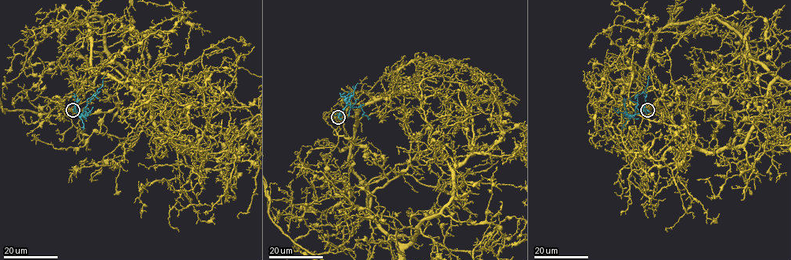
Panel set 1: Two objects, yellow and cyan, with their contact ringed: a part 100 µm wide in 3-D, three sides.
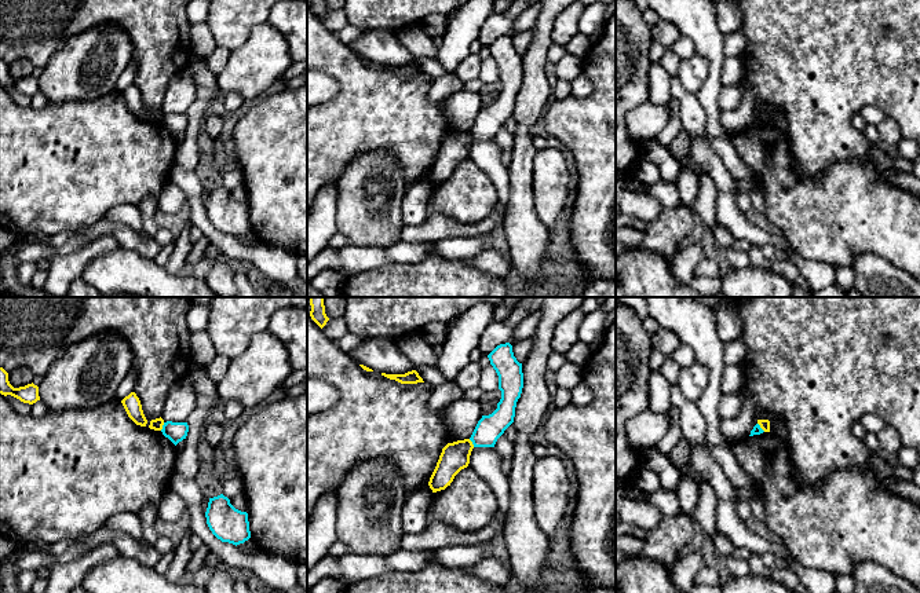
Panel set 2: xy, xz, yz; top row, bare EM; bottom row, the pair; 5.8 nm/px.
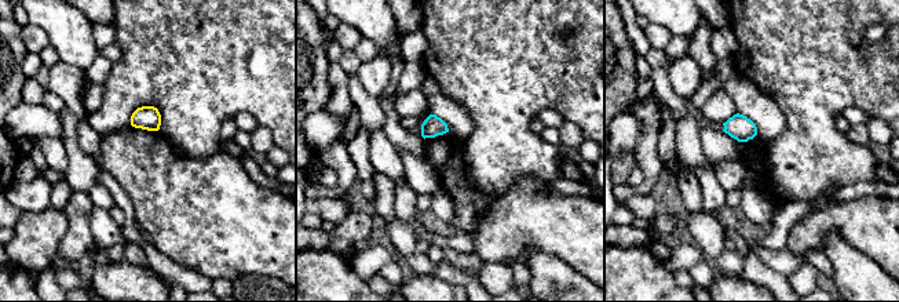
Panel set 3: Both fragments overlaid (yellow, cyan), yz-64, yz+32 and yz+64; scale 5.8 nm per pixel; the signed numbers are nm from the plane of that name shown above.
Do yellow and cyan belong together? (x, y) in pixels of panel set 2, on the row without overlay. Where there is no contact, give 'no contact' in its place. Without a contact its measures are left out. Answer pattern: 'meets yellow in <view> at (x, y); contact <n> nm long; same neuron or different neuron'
meets yellow in xy at (161, 119); contact 50 nm long; different neuron

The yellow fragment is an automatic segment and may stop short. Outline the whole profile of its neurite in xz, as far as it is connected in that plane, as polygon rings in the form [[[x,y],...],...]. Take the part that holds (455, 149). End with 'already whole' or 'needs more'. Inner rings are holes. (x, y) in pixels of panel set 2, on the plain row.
[[[470,131],[448,135],[439,147],[437,158],[430,169],[428,177],[432,184],[445,182],[454,168],[470,155],[474,136]]] | already whole

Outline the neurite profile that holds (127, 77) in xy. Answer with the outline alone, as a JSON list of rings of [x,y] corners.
[[[132,59],[129,65],[124,69],[121,76],[118,77],[116,89],[123,92],[125,88],[134,84],[136,70],[138,70],[138,63]]]

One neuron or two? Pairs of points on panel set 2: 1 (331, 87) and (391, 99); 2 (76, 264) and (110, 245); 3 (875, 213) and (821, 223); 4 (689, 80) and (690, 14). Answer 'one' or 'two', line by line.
1: two
2: one
3: one
4: two

